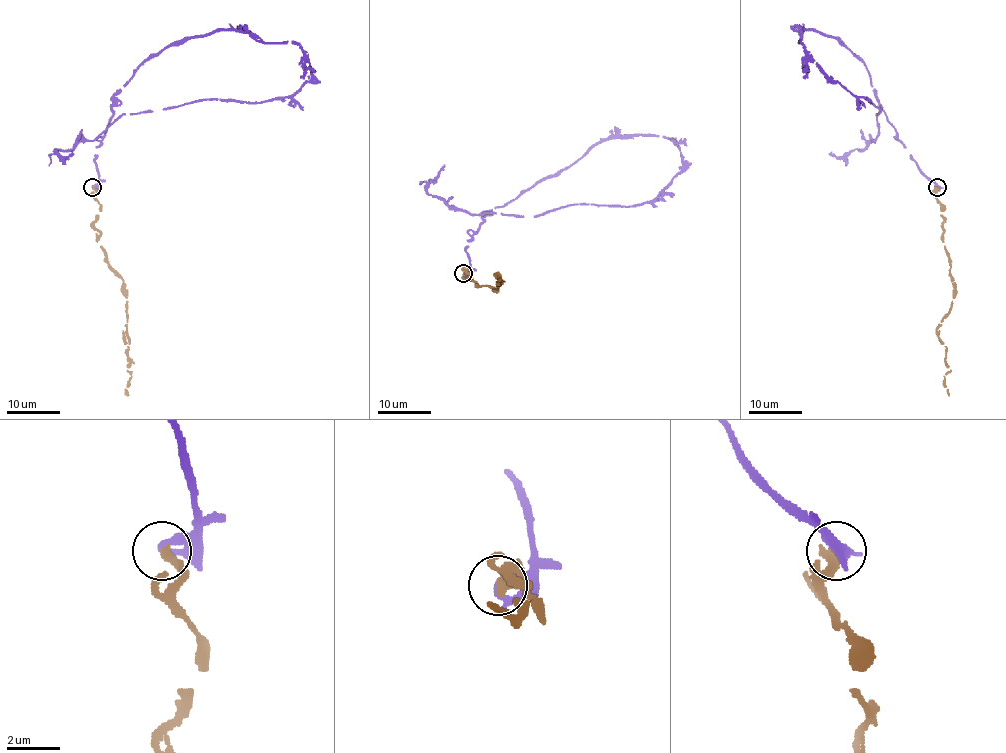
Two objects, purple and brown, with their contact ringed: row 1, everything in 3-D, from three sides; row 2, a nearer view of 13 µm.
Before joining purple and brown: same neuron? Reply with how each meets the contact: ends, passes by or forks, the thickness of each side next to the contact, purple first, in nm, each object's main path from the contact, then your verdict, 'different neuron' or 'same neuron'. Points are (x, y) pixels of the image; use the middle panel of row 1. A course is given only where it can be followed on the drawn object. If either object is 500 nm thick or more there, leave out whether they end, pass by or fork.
purple ends; brown ends; calibres 320 and 360 nm; course purple (464, 273), (483, 214), (605, 140), (665, 136), (681, 154), (683, 166), (651, 201), (501, 212); course brown (464, 273), (495, 290), (497, 273), (499, 285); different neuron

